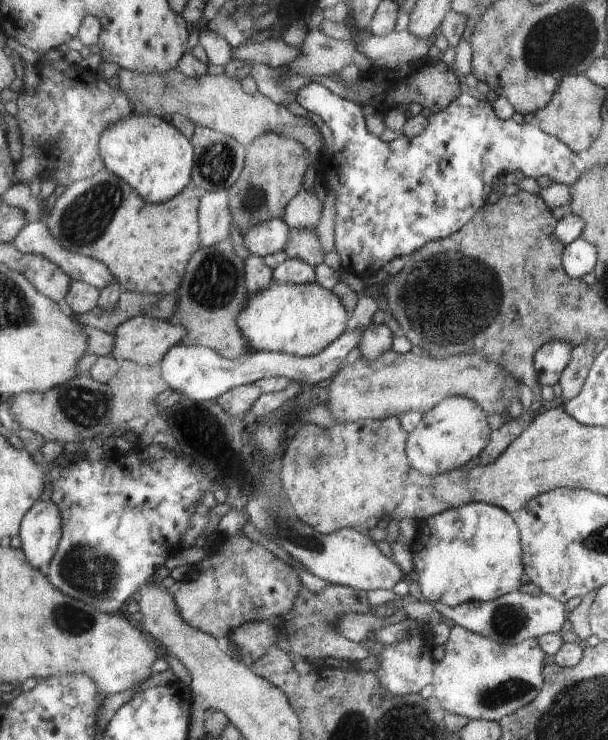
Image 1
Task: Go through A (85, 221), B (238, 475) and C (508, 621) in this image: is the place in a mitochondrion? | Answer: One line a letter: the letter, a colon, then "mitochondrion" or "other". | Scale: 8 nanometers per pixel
A: mitochondrion
B: mitochondrion
C: mitochondrion

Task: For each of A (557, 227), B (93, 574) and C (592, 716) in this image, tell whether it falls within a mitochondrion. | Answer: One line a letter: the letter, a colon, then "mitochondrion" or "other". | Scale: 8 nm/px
A: other
B: mitochondrion
C: mitochondrion

